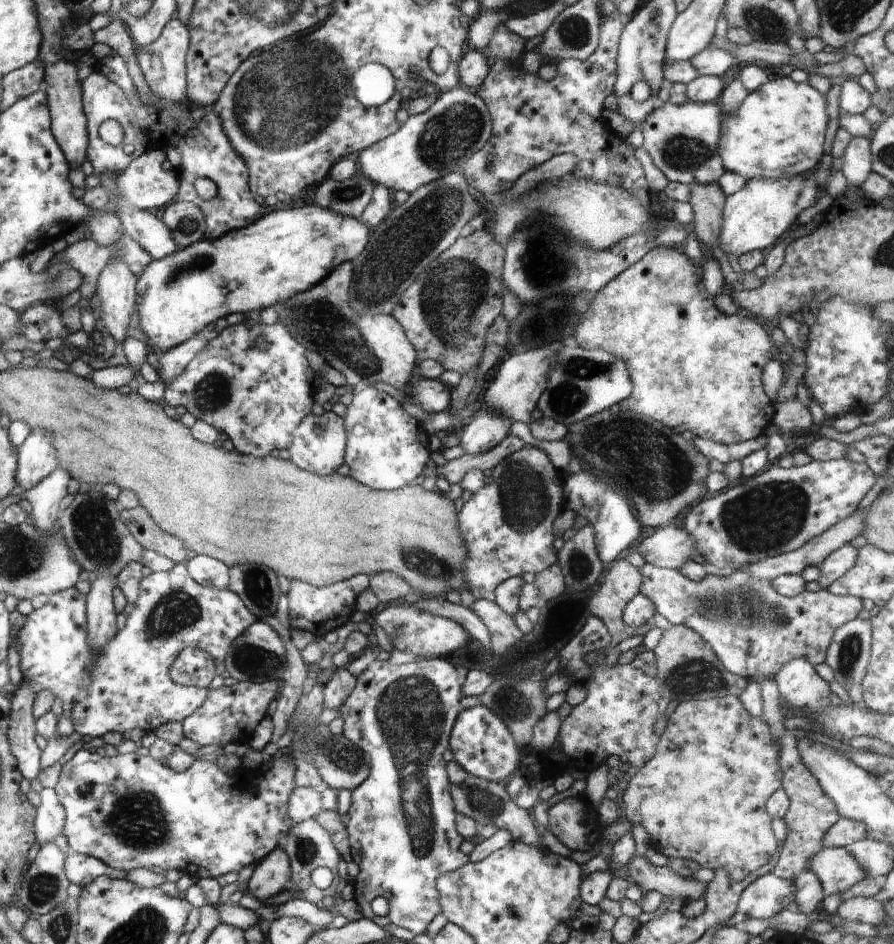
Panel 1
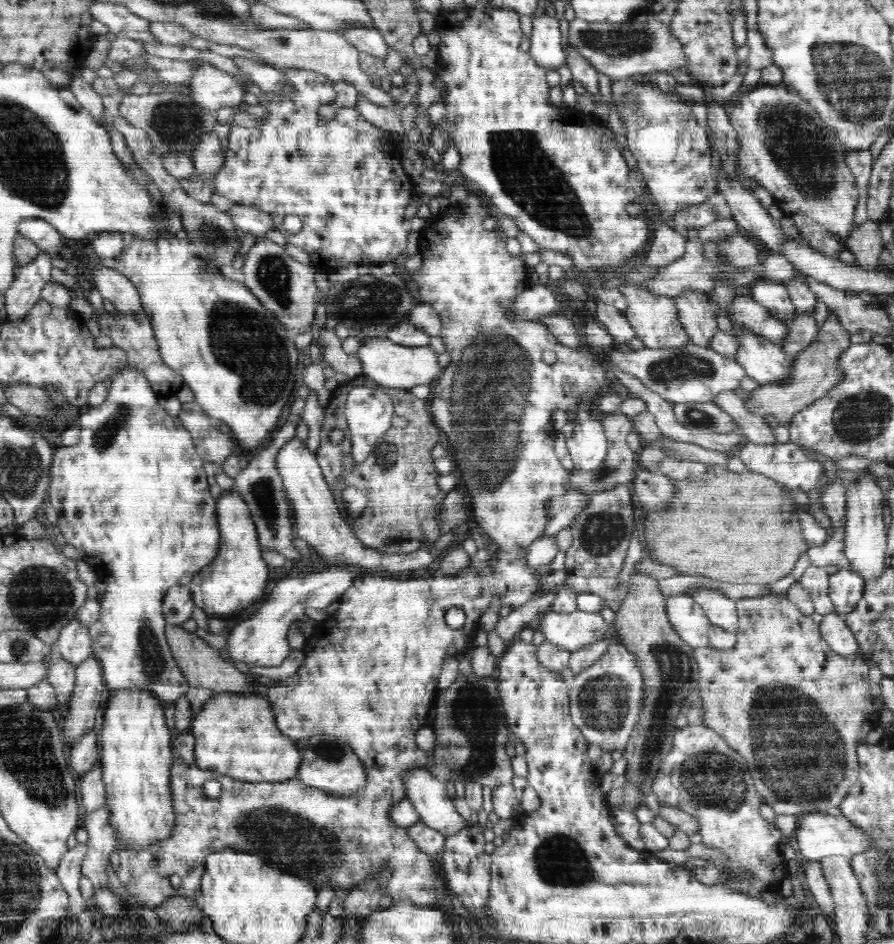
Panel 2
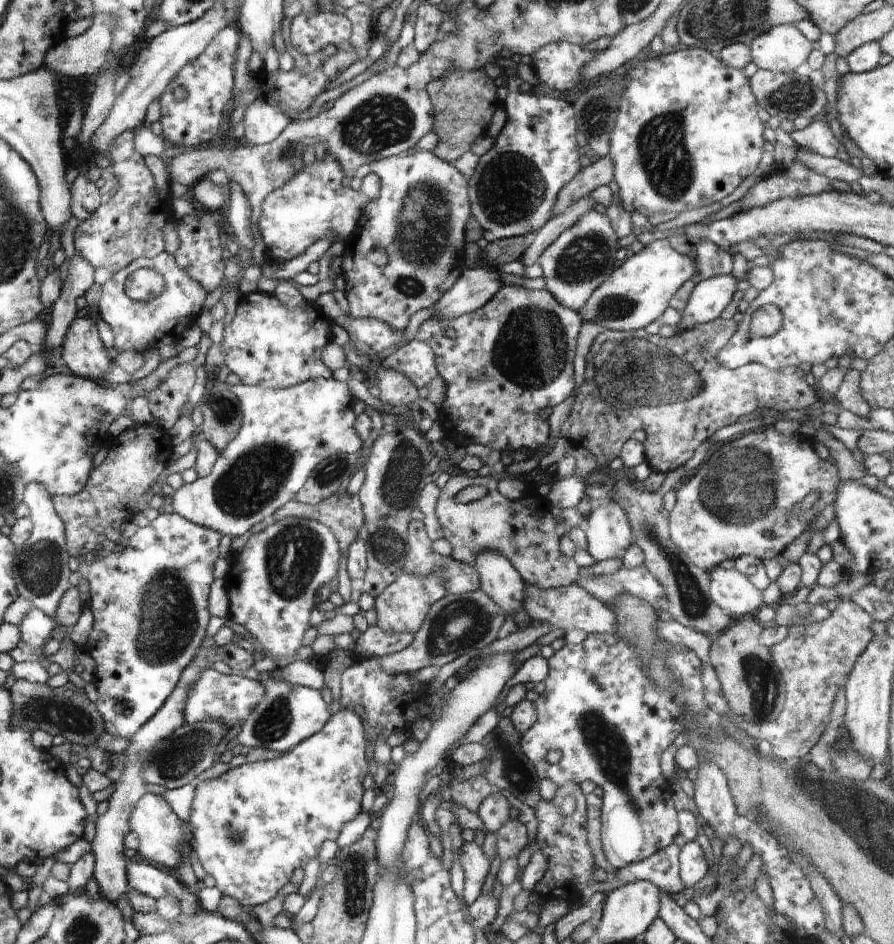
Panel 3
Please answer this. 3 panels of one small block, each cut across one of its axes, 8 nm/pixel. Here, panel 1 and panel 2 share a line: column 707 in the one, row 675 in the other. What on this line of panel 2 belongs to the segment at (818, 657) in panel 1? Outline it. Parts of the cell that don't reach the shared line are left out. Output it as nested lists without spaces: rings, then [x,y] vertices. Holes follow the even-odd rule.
[[[612,640],[608,652],[593,666],[574,675],[569,684],[572,721],[589,744],[598,744],[610,752],[620,750],[623,754],[642,714],[644,690],[644,677],[636,659],[620,641]]]

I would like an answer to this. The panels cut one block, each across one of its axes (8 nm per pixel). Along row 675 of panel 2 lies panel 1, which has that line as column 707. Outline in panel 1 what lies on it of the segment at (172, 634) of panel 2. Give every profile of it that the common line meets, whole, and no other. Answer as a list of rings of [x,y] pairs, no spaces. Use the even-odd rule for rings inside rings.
[[[716,183],[699,184],[690,186],[690,206],[694,211],[694,221],[690,232],[699,241],[706,245],[717,244],[721,232],[723,207],[727,196]]]

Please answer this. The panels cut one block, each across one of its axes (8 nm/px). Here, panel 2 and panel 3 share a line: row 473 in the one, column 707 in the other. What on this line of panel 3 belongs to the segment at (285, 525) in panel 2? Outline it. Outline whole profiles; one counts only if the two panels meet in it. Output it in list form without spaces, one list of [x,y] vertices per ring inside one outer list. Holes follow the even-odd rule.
[[[702,238],[695,243],[695,268],[702,277],[708,280],[720,275],[731,275],[733,269],[733,254],[714,244],[708,238]]]

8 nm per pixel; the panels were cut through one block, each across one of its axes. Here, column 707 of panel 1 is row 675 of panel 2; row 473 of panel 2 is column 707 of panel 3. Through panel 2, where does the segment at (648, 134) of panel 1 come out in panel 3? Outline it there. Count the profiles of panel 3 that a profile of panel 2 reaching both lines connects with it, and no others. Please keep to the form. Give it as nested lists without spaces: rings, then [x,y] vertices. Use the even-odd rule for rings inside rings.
[[[677,47],[675,52],[662,54],[659,57],[639,57],[628,65],[628,73],[624,78],[624,92],[618,102],[618,114],[614,128],[610,136],[609,155],[614,162],[613,186],[618,194],[626,212],[640,212],[654,221],[674,214],[680,214],[684,210],[693,210],[709,206],[719,202],[729,194],[732,194],[745,178],[752,175],[762,160],[762,146],[764,144],[765,123],[758,117],[758,101],[752,92],[752,87],[742,69],[728,66],[721,61],[718,55],[708,52],[706,49],[696,47]]]

